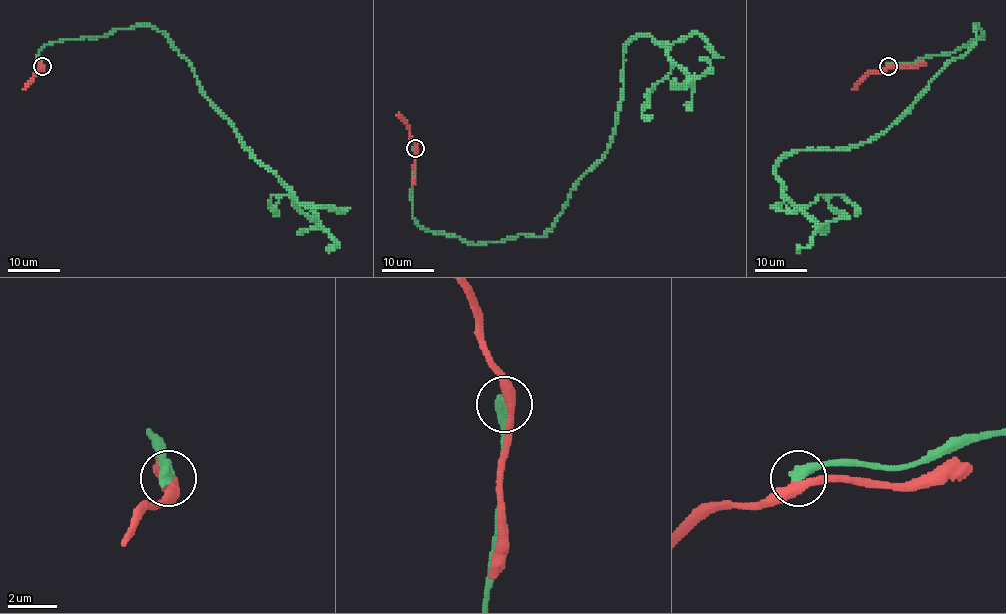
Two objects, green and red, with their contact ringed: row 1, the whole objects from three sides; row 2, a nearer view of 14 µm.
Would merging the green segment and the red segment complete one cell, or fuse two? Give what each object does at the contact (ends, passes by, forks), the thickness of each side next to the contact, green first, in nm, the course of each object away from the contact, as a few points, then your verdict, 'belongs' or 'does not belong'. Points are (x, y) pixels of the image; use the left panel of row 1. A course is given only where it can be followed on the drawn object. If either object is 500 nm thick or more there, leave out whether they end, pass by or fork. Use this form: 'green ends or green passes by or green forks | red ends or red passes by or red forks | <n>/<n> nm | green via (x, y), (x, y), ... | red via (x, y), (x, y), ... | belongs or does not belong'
500/360 nm | green via (42, 66), (38, 53), (51, 42), (155, 26), (294, 195), (298, 207), (273, 195), (267, 203), (279, 215) | red via (42, 66), (25, 90) | does not belong

